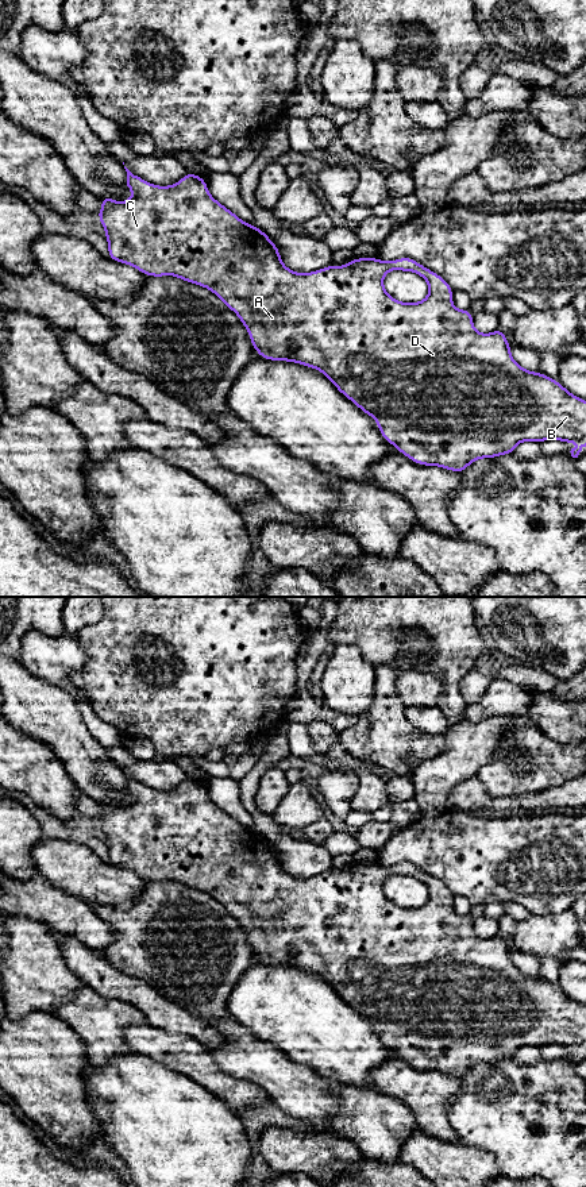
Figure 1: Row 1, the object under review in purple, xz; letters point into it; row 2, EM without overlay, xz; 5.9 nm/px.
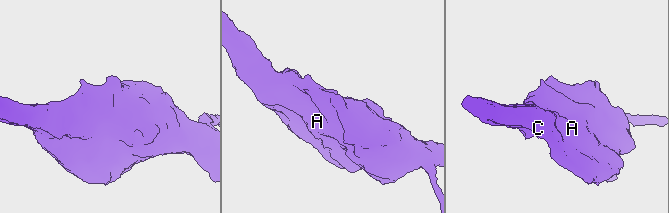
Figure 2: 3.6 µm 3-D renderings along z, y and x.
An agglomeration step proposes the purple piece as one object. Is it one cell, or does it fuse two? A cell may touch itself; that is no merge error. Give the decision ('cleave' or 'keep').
keep

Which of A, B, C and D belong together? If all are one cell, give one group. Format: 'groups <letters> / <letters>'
groups A B C D

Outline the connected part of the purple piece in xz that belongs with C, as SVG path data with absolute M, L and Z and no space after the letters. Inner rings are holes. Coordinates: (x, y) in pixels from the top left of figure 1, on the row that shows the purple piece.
M126 166L124 169L127 172L127 186L132 192L132 197L127 201L115 201L109 196L104 196L100 199L103 208L96 213L105 230L109 259L134 266L144 275L173 275L182 281L209 289L238 315L240 323L250 334L250 342L257 354L267 361L294 362L321 371L343 396L352 401L366 415L371 416L377 421L382 438L412 462L423 466L439 466L450 471L463 473L474 460L513 454L516 446L523 442L579 442L582 446L574 447L570 451L572 458L578 458L579 452L586 448L586 401L570 393L558 382L558 379L521 367L512 358L510 344L502 329L496 329L490 334L478 332L473 323L474 315L469 309L460 311L454 307L454 290L442 275L437 275L435 271L408 257L390 262L381 261L379 258L354 258L343 266L329 265L305 274L296 273L284 265L279 257L279 248L262 230L254 224L243 221L232 211L227 209L211 196L205 178L189 172L174 185L161 186L153 185L142 180L139 176L132 174ZM392 270L413 271L423 277L429 288L428 296L419 302L401 302L393 298L383 288L383 277Z

